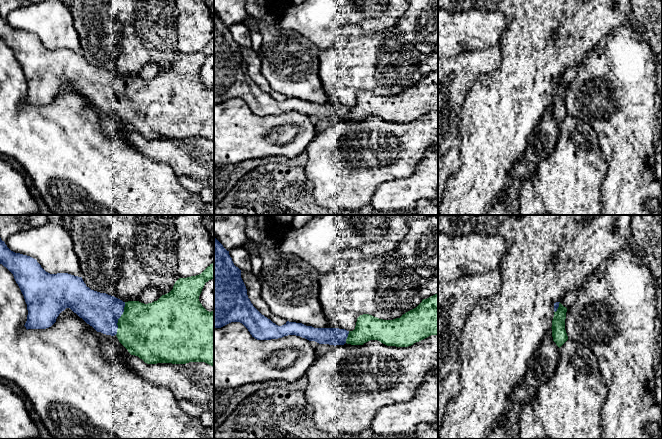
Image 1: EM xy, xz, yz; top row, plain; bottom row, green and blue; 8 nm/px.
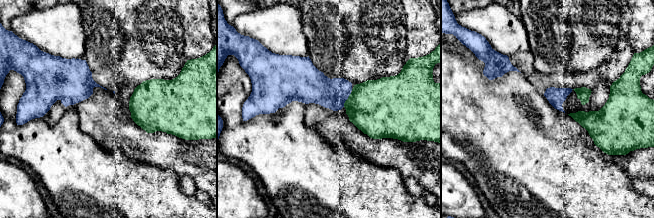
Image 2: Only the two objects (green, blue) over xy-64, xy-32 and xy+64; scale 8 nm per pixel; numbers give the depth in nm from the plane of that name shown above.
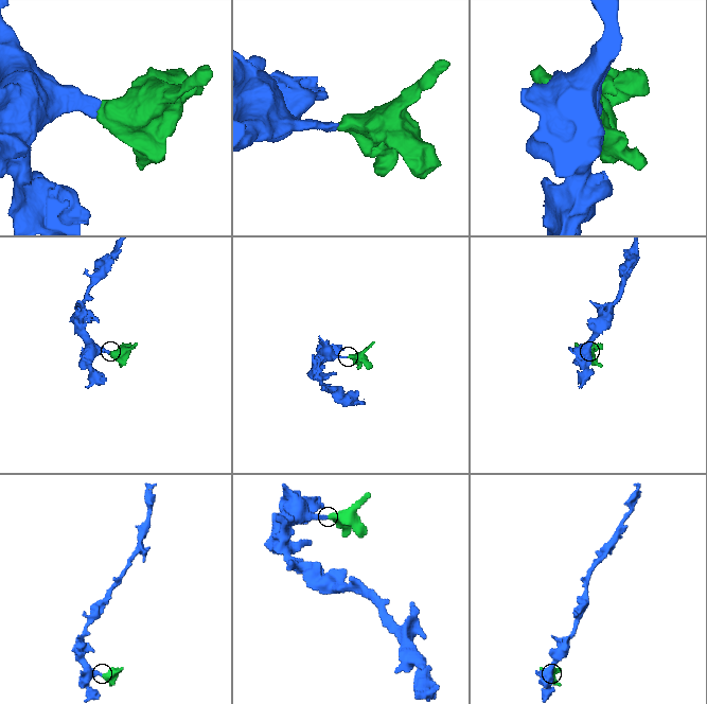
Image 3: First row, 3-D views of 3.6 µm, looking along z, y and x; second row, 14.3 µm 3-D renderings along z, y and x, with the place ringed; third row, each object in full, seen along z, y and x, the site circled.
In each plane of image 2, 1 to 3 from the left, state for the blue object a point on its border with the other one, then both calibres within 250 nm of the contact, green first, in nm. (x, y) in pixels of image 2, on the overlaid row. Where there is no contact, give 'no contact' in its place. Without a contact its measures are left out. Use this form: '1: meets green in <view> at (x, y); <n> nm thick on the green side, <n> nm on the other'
1: no contact
2: meets green in xy-32 at (347, 99); 440 nm thick on the green side, 240 nm on the other
3: no contact

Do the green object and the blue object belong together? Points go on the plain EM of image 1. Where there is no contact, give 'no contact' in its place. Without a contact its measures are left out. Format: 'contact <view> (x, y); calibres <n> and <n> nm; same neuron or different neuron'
contact xy (119, 94); calibres 440 and 280 nm; same neuron

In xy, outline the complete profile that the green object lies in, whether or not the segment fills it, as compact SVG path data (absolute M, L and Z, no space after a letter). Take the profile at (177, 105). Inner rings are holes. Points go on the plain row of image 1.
M1 14L0 40L13 50L24 72L28 86L27 97L24 101L27 106L51 103L59 90L66 84L70 84L97 108L116 111L119 118L131 131L138 132L147 140L205 138L214 142L214 87L207 87L199 77L205 59L214 55L214 38L199 51L179 54L169 69L148 80L139 77L123 78L114 72L91 66L86 62L82 53L68 49L50 50L41 43L36 35L11 27Z

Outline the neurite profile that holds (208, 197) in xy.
M202 190L199 195L203 202L214 204L214 194L209 190Z

